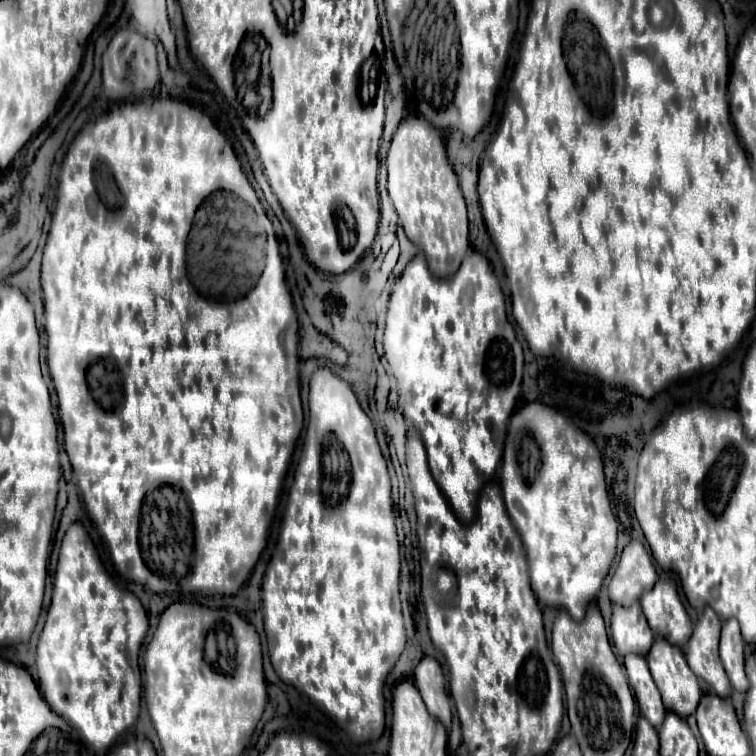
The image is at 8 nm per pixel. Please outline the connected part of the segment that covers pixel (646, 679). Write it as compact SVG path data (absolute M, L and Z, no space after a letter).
M627 655L623 659L623 665L627 669L629 683L633 687L635 699L639 703L639 713L655 727L659 729L665 719L665 707L659 695L659 689L655 687L655 681L651 679L649 667L645 659L639 659L639 655Z

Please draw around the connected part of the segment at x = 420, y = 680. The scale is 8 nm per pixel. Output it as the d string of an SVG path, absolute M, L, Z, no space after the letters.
M423 657L421 663L415 667L413 683L417 685L427 711L445 727L451 727L451 699L445 689L441 665L433 657Z

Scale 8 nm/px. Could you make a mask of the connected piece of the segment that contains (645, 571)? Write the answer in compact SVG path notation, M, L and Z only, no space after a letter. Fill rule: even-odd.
M631 541L619 559L619 567L609 583L609 599L615 605L629 607L649 591L657 581L651 555L641 541Z

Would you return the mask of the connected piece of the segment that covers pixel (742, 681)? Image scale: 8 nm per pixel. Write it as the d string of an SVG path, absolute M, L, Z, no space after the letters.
M729 619L723 623L721 629L721 659L725 665L725 671L731 679L731 685L735 691L745 693L749 689L749 681L745 675L745 643L739 633L739 623L735 619Z

